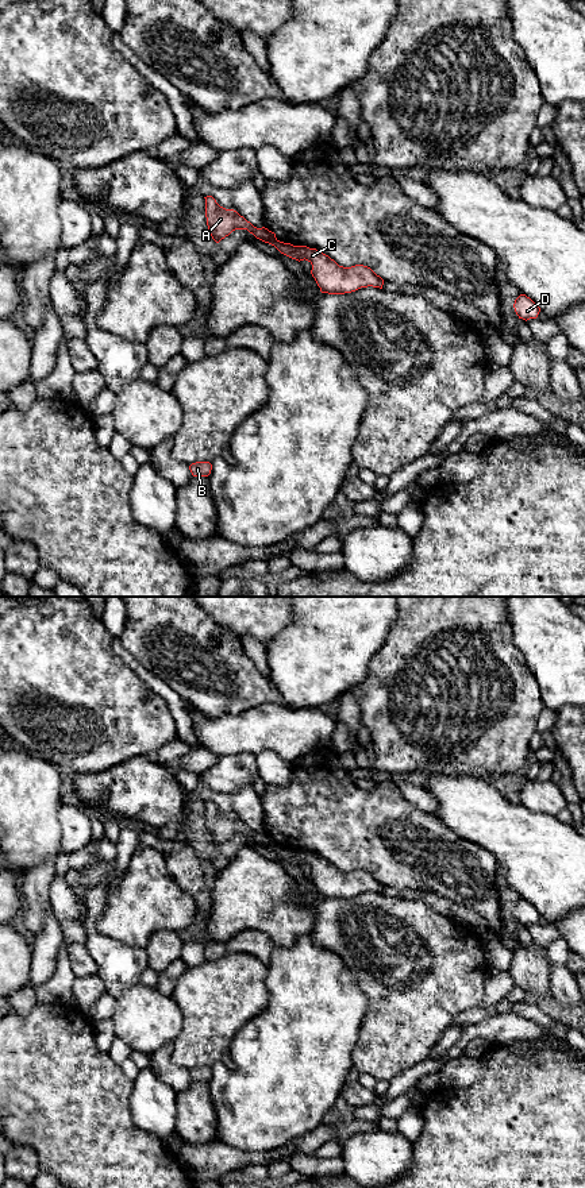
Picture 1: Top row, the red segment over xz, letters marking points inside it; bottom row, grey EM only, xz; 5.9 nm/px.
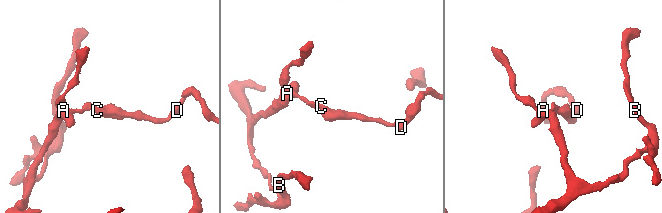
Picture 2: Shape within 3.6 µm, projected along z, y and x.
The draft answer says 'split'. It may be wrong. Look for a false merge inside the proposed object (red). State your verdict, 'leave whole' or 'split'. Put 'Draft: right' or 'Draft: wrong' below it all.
split
Draft: right

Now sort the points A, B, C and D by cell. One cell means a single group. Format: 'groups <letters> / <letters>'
groups A B / C D

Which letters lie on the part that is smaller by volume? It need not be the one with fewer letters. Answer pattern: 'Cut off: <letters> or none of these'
Cut off: C, D

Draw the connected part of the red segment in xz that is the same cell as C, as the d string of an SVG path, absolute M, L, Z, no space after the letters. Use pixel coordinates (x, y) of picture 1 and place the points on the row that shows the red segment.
M280 240L273 246L292 259L308 261L312 265L311 274L322 293L345 294L367 286L382 289L384 279L367 266L343 267L322 251L307 246L293 246Z

